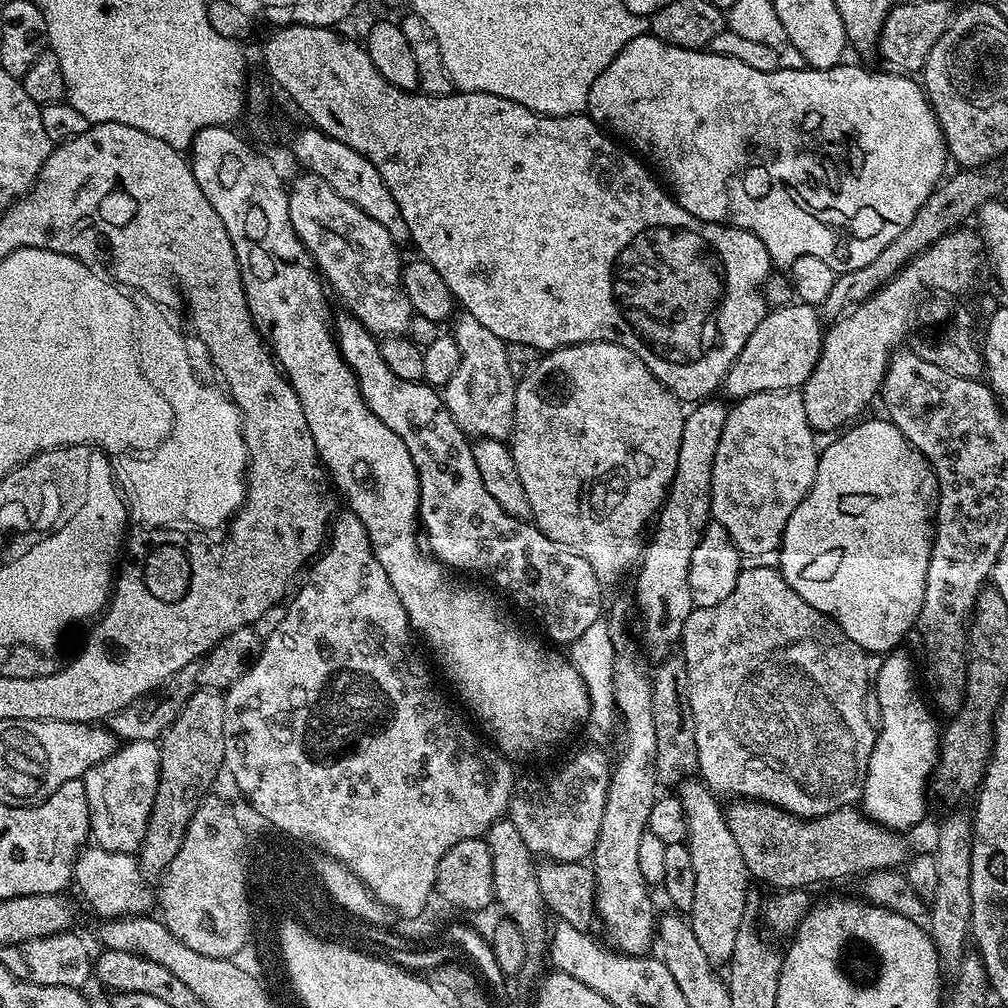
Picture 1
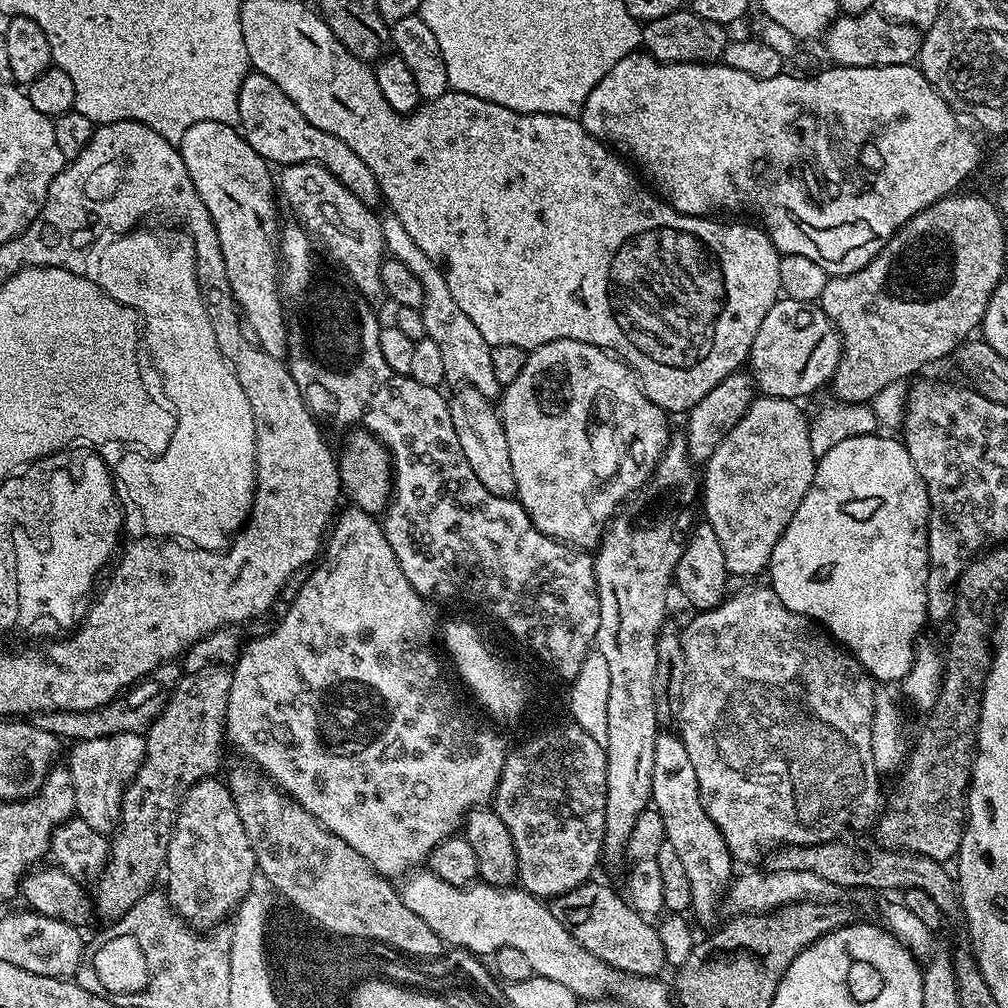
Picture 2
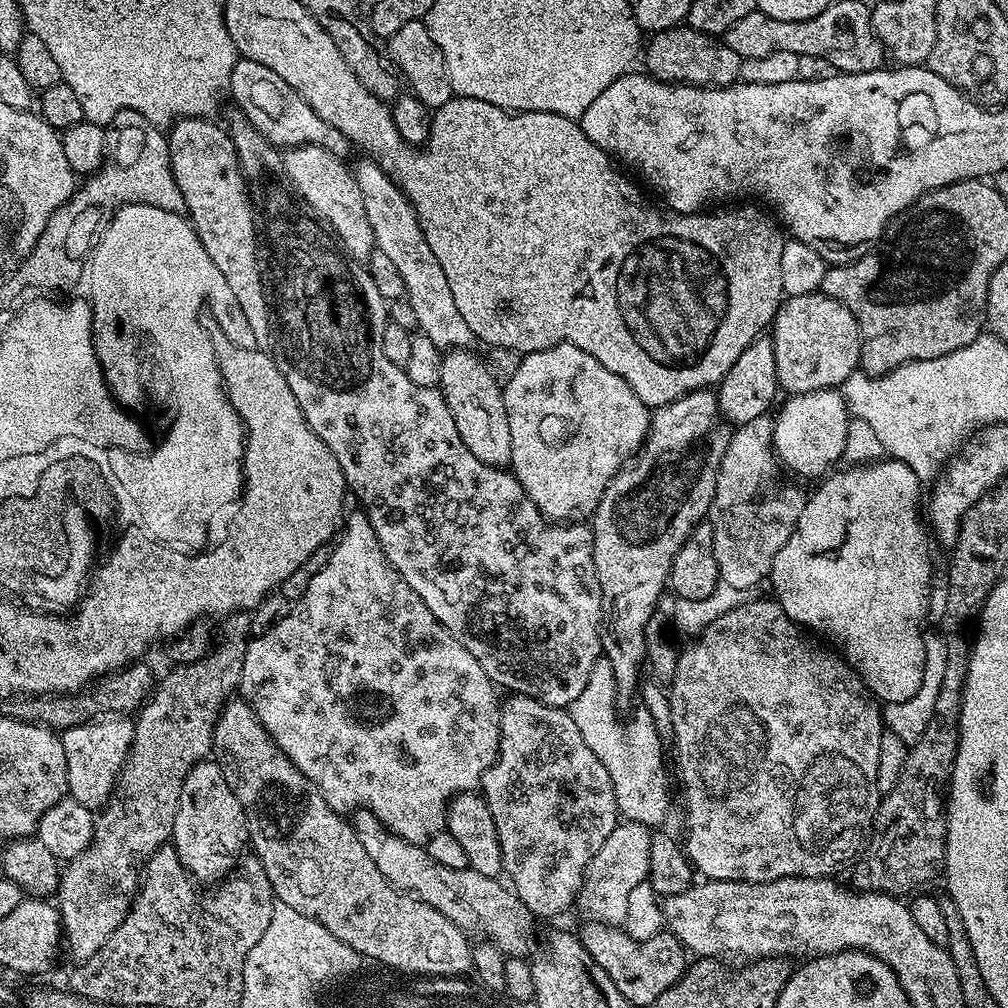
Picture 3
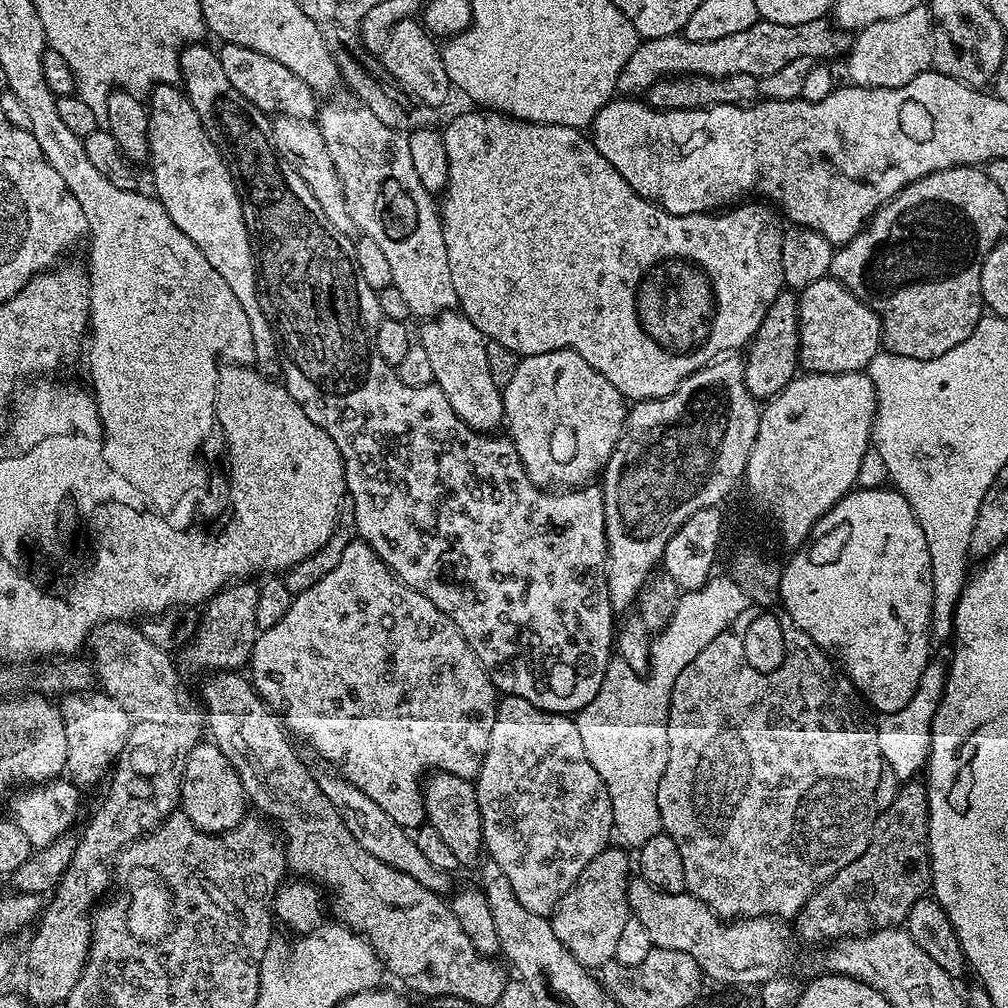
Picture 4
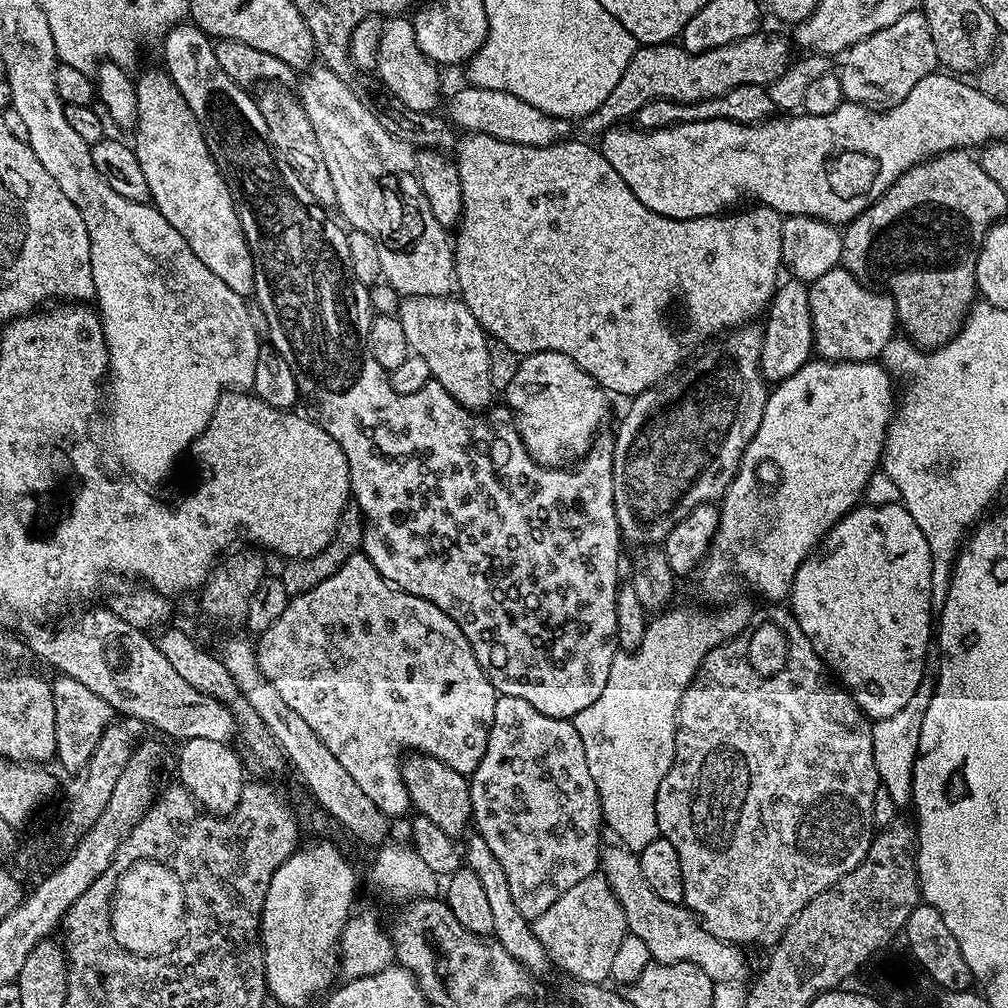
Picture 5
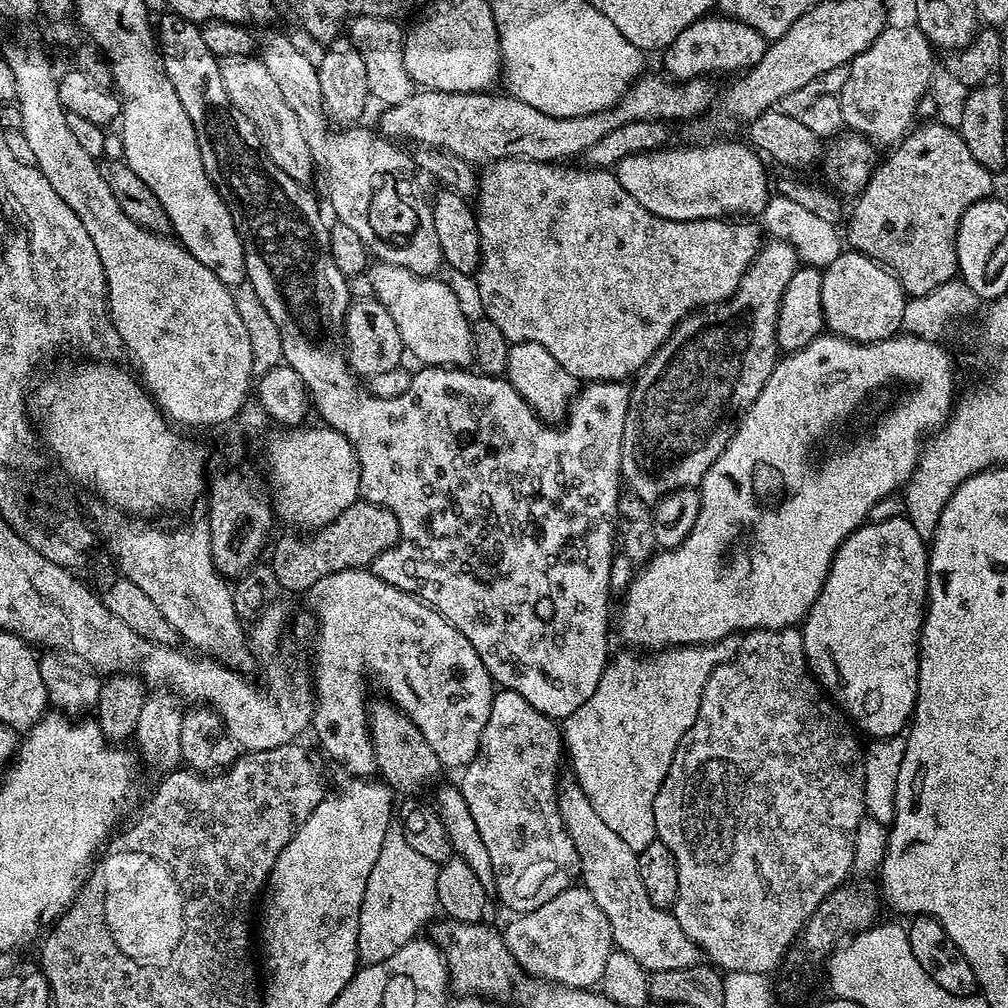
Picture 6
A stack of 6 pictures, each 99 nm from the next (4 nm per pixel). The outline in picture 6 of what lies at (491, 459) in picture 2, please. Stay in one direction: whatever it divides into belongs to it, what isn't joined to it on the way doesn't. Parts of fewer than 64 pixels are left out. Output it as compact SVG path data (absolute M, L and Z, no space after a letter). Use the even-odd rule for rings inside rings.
M383 262L373 263L366 273L373 283L375 300L386 306L386 314L394 318L394 326L398 326L405 349L411 355L413 352L421 360L421 365L467 369L473 363L470 316L464 313L450 285L443 284L440 278L419 276L402 266Z

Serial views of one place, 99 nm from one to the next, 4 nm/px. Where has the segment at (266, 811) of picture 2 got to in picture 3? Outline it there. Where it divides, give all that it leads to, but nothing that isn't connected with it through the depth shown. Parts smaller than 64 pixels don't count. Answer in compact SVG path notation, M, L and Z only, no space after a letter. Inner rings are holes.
M233 698L224 705L214 726L212 750L226 782L230 782L230 790L234 790L234 798L242 802L248 844L262 862L262 870L266 870L266 878L270 878L272 895L279 903L298 910L298 914L306 914L306 918L314 918L314 922L326 926L338 942L346 942L346 946L360 953L361 957L368 959L369 956L396 972L409 972L409 977L463 977L473 971L473 945L465 932L454 926L446 914L438 914L434 906L400 891L382 878L378 866L374 866L370 854L366 854L362 842L358 842L358 834L354 834L351 823L335 812L310 778L302 775L298 766L282 754L242 698Z

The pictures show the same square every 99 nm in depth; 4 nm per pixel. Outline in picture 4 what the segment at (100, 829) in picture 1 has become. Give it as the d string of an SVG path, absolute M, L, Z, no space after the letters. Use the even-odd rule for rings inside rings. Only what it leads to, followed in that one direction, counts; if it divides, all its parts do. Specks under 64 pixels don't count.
M100 690L93 691L91 694L63 697L62 711L66 726L64 772L67 779L71 780L77 788L87 790L109 775L110 769L116 763L116 757L123 750L124 743L128 741L128 732L132 729L134 721L126 714L126 710L122 710L122 706L118 706L118 702L114 702Z

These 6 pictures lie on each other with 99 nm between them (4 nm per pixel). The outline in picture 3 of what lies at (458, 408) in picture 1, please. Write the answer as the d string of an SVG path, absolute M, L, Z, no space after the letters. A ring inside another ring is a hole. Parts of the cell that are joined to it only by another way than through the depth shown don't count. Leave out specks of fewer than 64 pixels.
M360 159L364 160L354 164L354 171L358 190L362 190L362 202L366 202L366 218L370 218L370 230L374 230L378 251L386 254L386 258L391 258L394 266L398 266L398 271L402 273L402 282L406 282L406 299L414 308L419 331L441 350L471 349L474 337L470 326L466 326L458 306L454 306L450 282L446 282L446 274L442 274L442 266L438 266L438 258L434 258L434 250L430 250L430 242L426 242L426 234L412 204L375 160Z

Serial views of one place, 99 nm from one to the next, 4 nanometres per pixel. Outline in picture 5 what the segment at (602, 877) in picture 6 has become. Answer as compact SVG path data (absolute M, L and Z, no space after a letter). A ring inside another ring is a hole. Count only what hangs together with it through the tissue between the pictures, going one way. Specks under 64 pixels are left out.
M615 847L603 849L602 875L608 880L608 885L614 890L622 906L629 933L642 939L650 950L653 961L659 964L690 962L706 970L708 977L718 984L730 982L739 985L744 982L740 980L747 981L748 960L744 957L745 949L741 945L727 944L724 940L714 938L714 934L704 929L699 916L683 904L665 902L658 898L642 875L639 855L629 848Z

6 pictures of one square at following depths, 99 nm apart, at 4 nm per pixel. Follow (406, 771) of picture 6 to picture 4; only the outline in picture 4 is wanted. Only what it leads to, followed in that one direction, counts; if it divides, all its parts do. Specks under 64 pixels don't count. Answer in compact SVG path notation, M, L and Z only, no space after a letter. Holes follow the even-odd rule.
M433 771L422 788L426 822L438 830L446 846L458 858L460 868L475 869L481 863L485 851L482 814L478 810L478 794L472 780L454 774ZM429 779L429 780L428 780ZM481 852L481 856L480 856Z

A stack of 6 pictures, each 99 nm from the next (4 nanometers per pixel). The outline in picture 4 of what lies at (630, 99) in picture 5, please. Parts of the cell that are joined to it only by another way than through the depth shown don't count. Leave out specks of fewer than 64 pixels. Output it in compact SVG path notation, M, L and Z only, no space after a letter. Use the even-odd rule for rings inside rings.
M828 18L801 19L794 25L778 25L759 19L754 26L750 26L750 30L738 30L738 34L726 34L726 38L714 38L714 42L690 42L682 34L653 40L641 39L626 66L622 66L616 87L624 94L644 94L661 78L673 76L723 78L750 74L759 78L782 70L782 66L794 62L794 58L832 62L835 56L843 57L847 53L852 41L853 37L845 29L834 26Z

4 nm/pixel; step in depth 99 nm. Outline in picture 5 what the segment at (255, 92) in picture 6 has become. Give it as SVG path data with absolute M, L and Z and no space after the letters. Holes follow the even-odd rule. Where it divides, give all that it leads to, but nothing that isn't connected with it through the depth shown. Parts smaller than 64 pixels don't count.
M268 82L259 89L261 92L255 93L254 96L258 110L262 114L262 119L266 122L268 143L271 144L273 152L276 153L282 163L290 166L290 170L294 170L294 174L298 174L302 186L306 186L306 190L310 190L310 194L314 194L314 198L325 210L335 209L337 202L334 194L334 181L330 178L330 170L326 170L326 158L322 158L322 150L318 147L318 137L314 135L314 126L310 126L310 118L306 118L306 110L300 104L299 99L293 93L291 96L282 88L285 87L282 87L279 83Z

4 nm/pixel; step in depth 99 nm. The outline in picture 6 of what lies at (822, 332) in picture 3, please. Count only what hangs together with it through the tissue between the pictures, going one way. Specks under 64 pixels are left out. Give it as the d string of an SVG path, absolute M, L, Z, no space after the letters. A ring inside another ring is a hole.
M843 250L830 262L828 267L823 269L824 273L824 322L829 333L844 337L845 340L851 340L857 344L877 344L880 340L890 340L893 336L901 331L900 323L902 322L902 314L904 313L904 305L906 303L906 293L903 285L900 284L900 279L884 267L879 260L871 260L866 254L855 250Z

